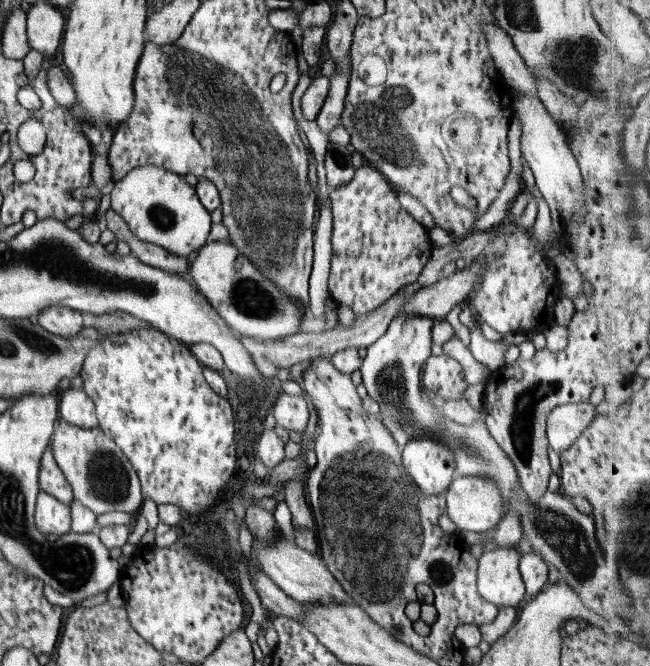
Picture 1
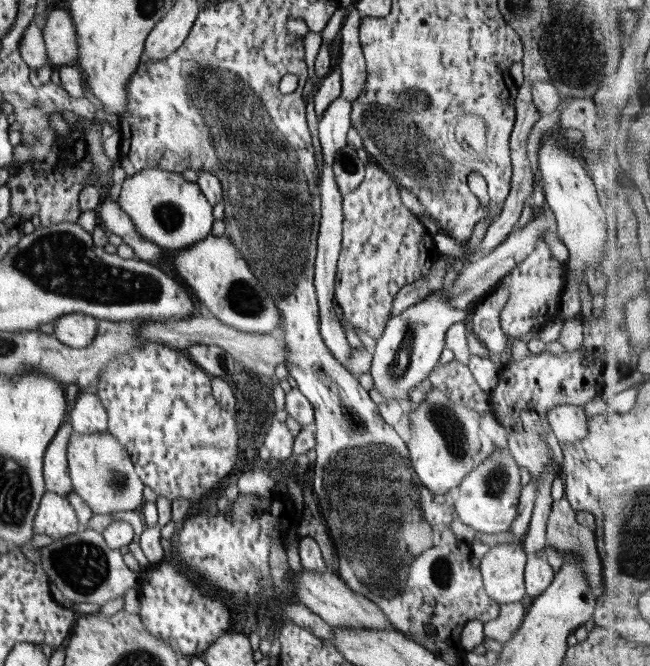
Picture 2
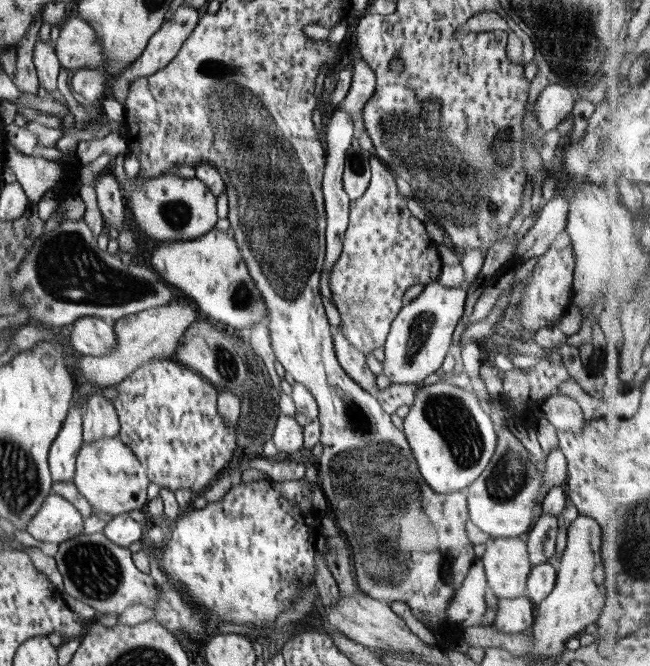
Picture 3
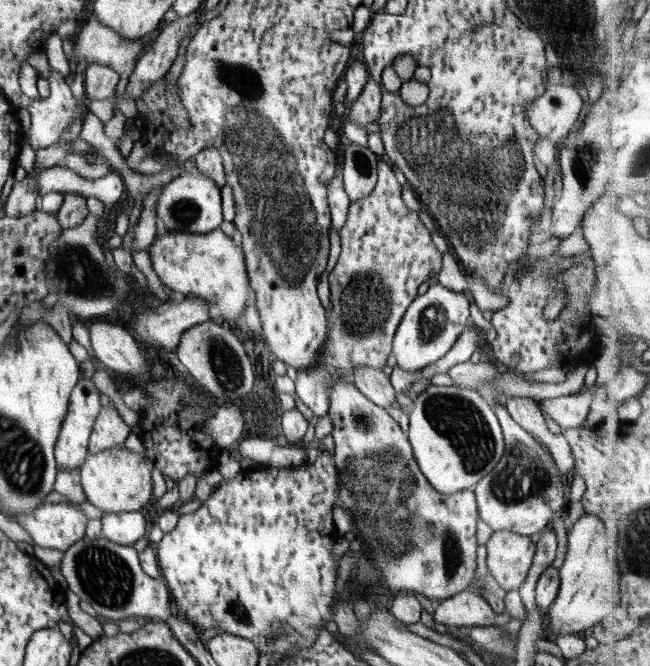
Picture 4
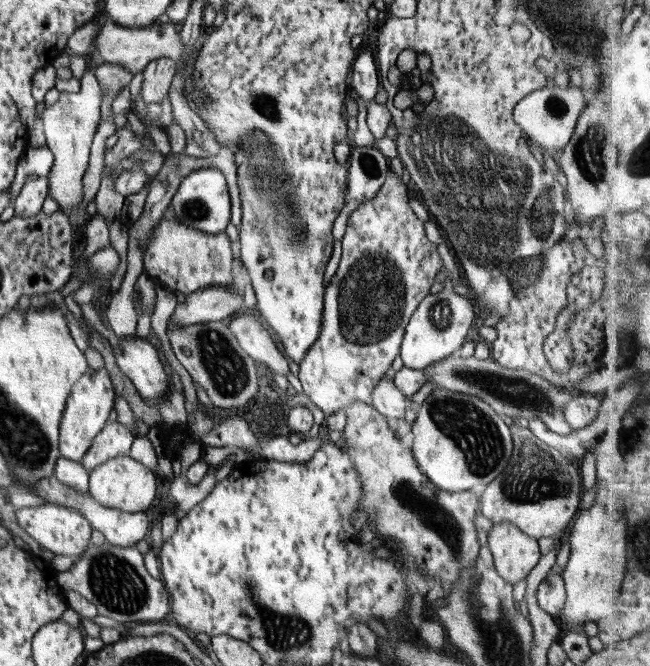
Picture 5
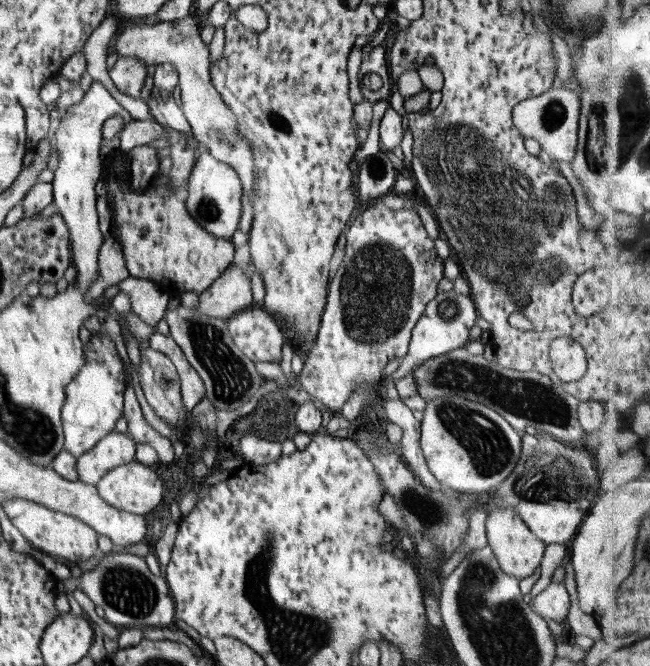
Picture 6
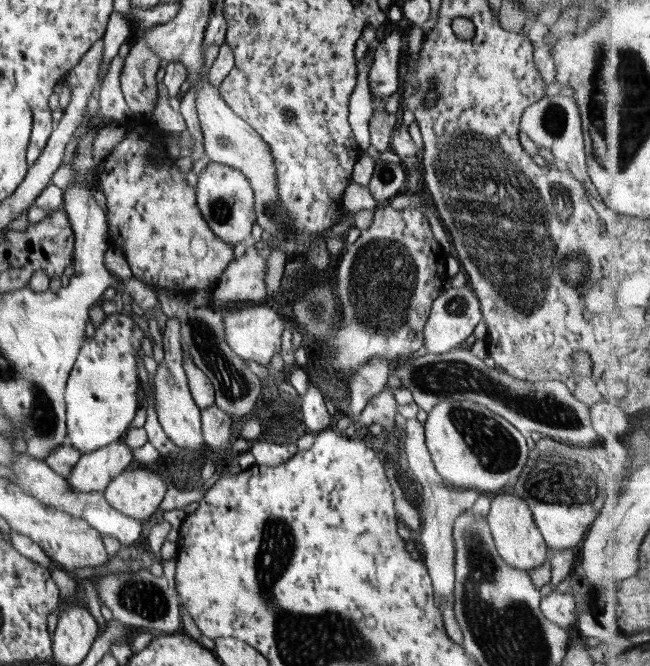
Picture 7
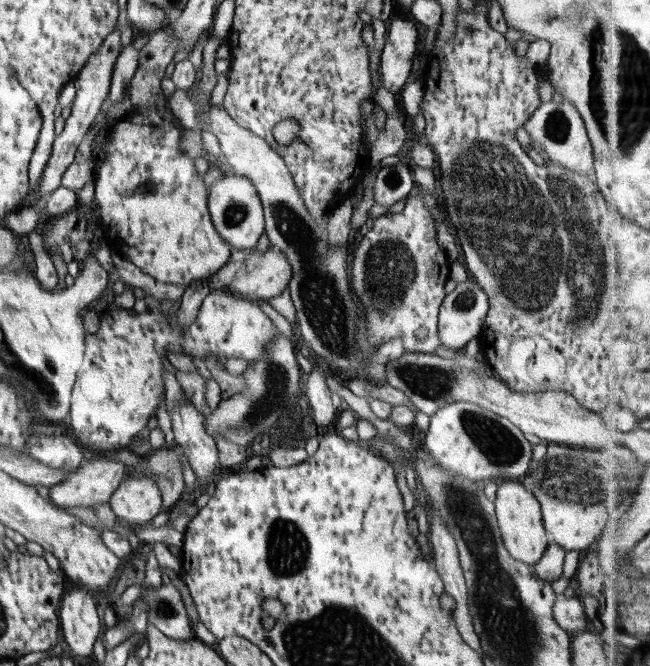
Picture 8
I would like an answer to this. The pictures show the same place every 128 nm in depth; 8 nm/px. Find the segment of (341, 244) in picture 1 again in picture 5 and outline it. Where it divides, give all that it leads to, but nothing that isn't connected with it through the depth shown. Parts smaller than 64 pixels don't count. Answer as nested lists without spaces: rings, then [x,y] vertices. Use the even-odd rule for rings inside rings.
[[[389,170],[388,177],[386,177],[384,185],[380,187],[380,191],[374,195],[374,198],[360,203],[347,219],[346,232],[340,241],[340,244],[342,244],[342,259],[340,264],[338,264],[337,271],[332,276],[330,282],[328,282],[328,286],[325,287],[320,334],[318,340],[312,344],[308,352],[304,355],[304,358],[302,358],[298,373],[298,378],[302,384],[302,392],[306,394],[326,416],[334,414],[343,407],[354,404],[356,399],[360,399],[360,401],[366,402],[369,405],[372,404],[372,389],[376,387],[376,383],[382,379],[386,371],[391,368],[394,358],[396,358],[398,354],[400,355],[400,343],[402,343],[402,337],[404,333],[406,333],[406,325],[408,325],[408,321],[410,321],[410,317],[412,313],[414,313],[414,310],[416,310],[416,307],[418,307],[418,304],[430,293],[430,287],[435,282],[436,273],[438,273],[443,266],[442,257],[438,254],[437,244],[431,242],[426,237],[426,233],[424,232],[425,222],[415,215],[412,211],[412,207],[410,207],[408,203],[410,190],[411,188],[402,183],[396,173]]]

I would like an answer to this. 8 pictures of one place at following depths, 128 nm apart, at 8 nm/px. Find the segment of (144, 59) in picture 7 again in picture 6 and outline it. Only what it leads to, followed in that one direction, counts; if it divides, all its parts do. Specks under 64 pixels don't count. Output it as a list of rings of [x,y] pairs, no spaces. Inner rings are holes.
[[[120,57],[116,64],[112,65],[108,74],[120,92],[138,100],[141,98],[147,71],[148,66],[137,59]]]

